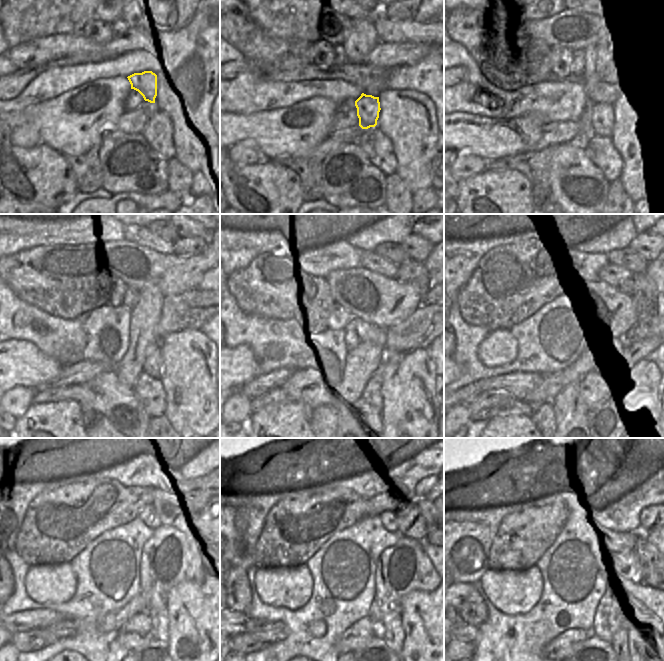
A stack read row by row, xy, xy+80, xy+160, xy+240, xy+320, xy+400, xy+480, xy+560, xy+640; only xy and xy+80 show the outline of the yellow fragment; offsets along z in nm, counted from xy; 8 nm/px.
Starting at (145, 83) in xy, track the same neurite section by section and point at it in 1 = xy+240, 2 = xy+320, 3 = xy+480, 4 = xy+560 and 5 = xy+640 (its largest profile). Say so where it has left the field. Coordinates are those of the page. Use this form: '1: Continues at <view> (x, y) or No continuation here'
1: Continues at xy+240 (153, 361)
2: Continues at xy+320 (377, 376)
3: Continues at xy+480 (160, 618)
4: Continues at xy+560 (390, 629)
5: Continues at xy+640 (619, 641).

